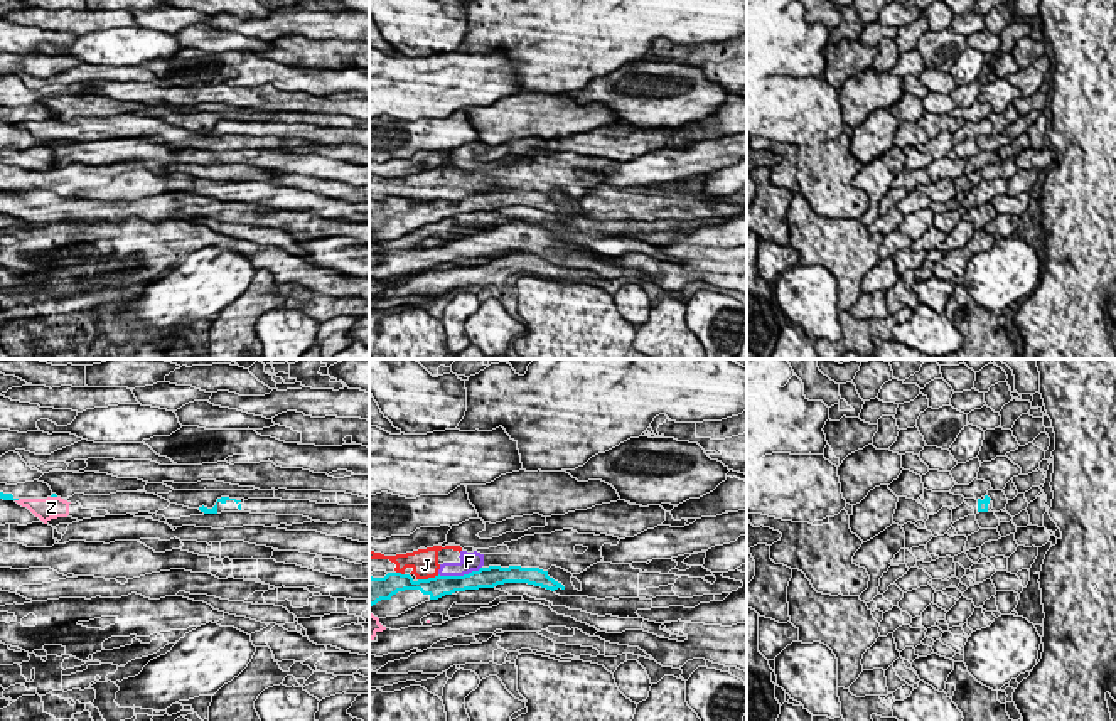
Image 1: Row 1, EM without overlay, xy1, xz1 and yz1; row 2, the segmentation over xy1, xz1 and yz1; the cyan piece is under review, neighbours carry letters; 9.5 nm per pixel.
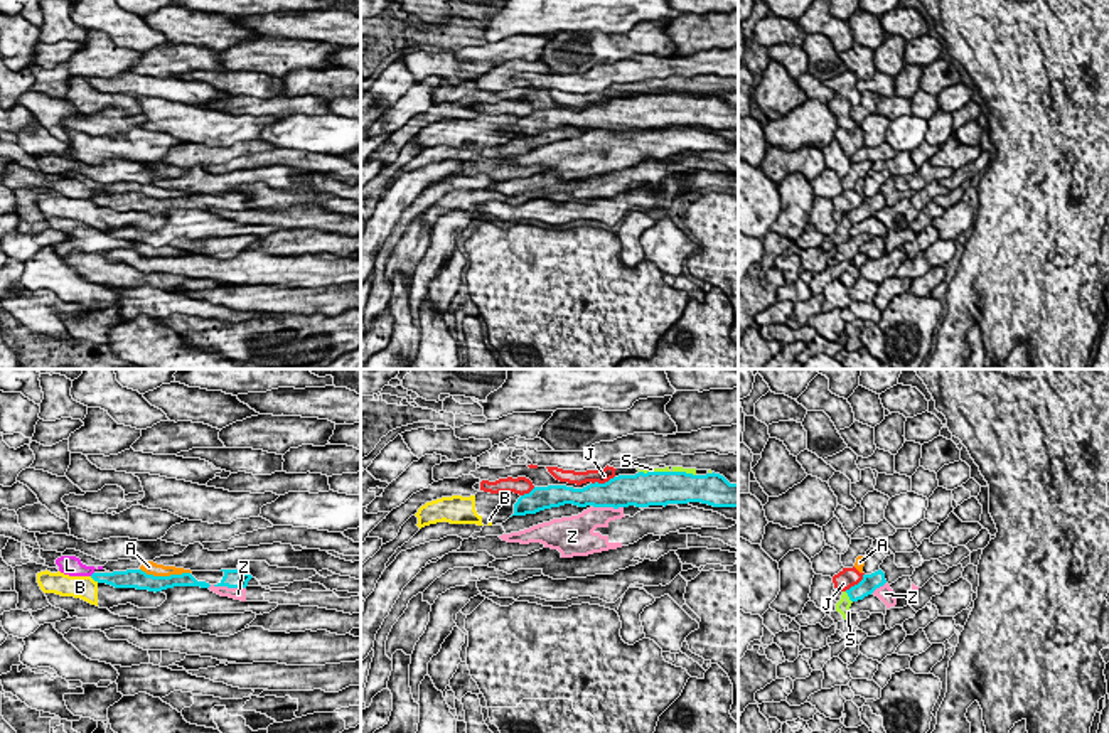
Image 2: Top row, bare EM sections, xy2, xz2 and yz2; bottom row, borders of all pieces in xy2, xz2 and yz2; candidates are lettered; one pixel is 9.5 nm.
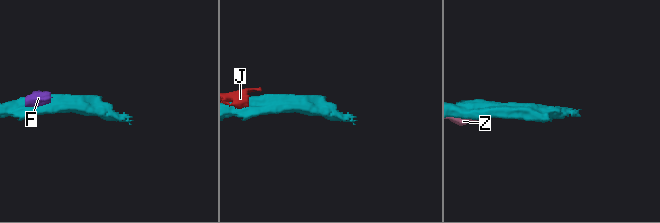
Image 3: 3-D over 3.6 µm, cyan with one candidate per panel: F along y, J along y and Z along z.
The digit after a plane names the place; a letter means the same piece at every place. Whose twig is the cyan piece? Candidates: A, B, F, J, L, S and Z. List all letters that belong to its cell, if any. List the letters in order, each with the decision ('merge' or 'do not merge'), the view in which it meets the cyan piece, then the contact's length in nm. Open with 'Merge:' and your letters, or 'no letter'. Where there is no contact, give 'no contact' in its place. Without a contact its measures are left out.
Merge: no letter
A: do not merge; contact in xy2; length 480 nm
B: do not merge; contact in xy2; length 110 nm
F: do not merge; contact in xz1; length 420 nm
J: do not merge; contact in xz2; length 240 nm
L: do not merge; no contact
S: do not merge; contact in yz2; length 130 nm
Z: do not merge; contact in xy2; length 360 nm

